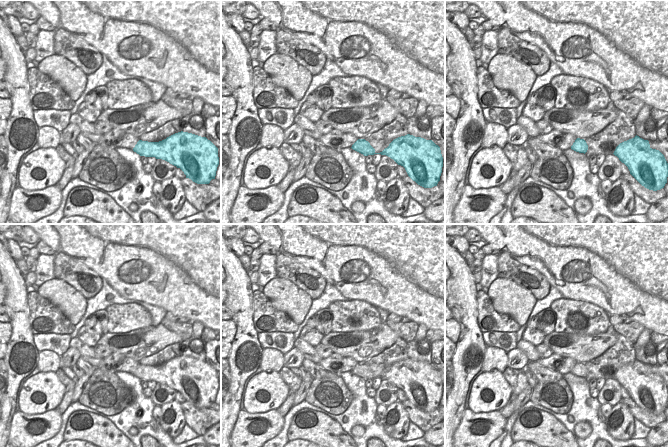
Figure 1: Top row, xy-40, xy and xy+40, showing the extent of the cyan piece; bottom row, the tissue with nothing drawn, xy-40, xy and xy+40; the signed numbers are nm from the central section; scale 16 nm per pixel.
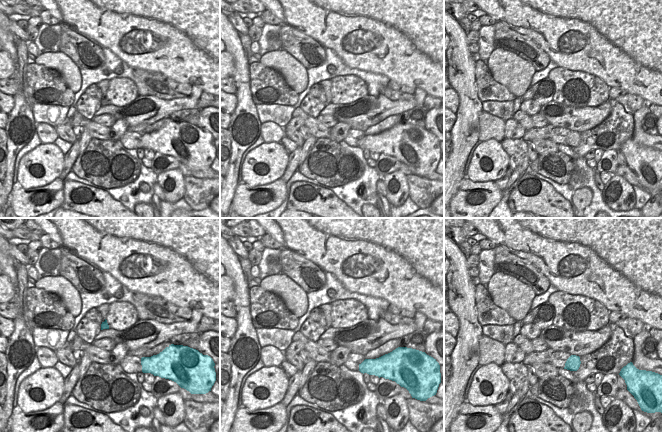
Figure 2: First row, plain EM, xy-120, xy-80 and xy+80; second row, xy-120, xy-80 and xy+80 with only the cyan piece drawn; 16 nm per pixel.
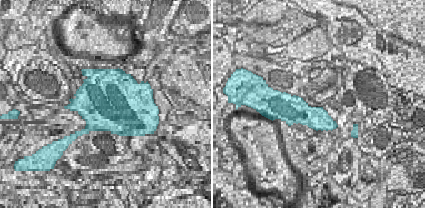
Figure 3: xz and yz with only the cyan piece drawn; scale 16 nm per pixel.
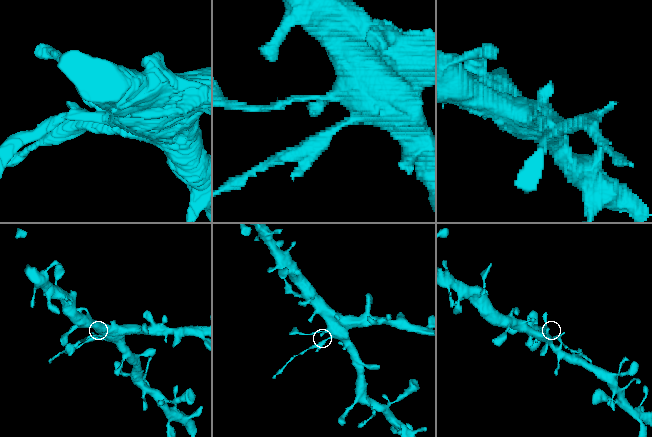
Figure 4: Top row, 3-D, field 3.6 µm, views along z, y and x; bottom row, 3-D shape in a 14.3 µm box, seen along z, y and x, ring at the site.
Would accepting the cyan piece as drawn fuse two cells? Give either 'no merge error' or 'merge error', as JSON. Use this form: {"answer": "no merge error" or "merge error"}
{"answer": "merge error"}

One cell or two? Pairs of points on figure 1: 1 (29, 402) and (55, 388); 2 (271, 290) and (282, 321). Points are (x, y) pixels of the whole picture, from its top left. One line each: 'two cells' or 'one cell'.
1: one cell
2: two cells

